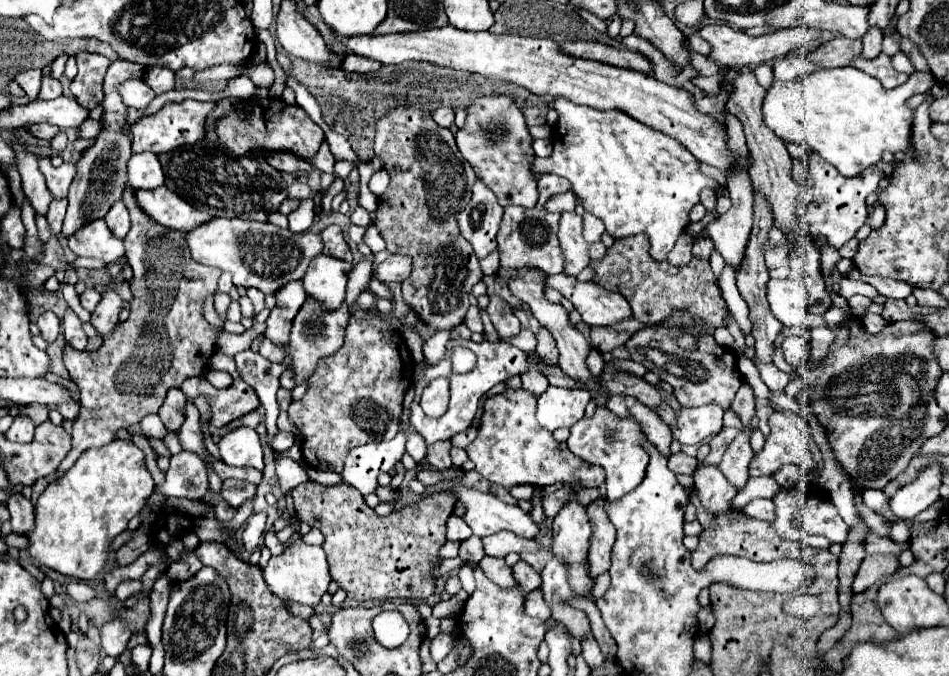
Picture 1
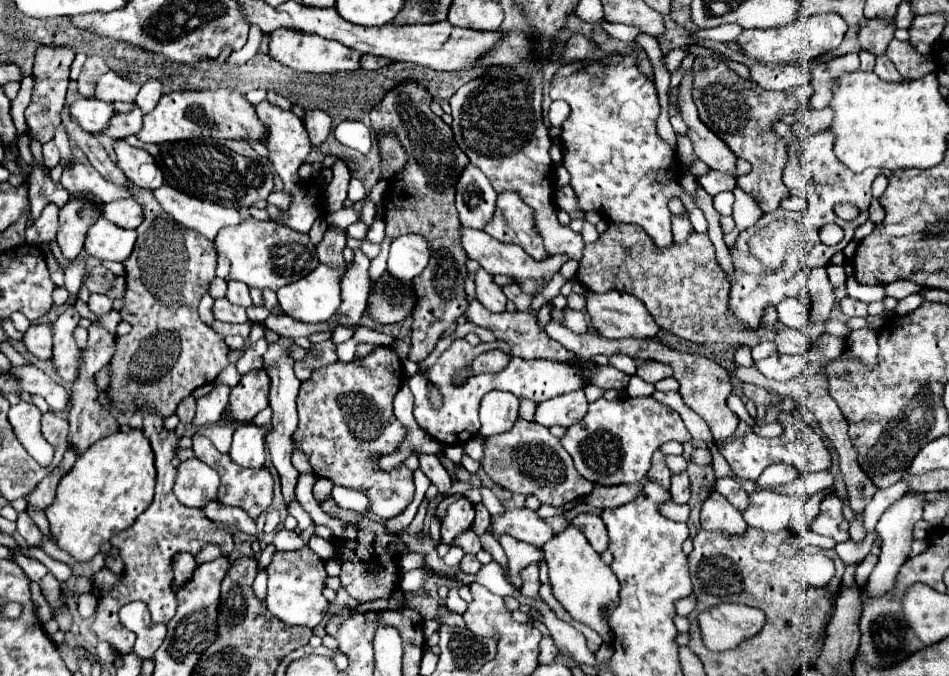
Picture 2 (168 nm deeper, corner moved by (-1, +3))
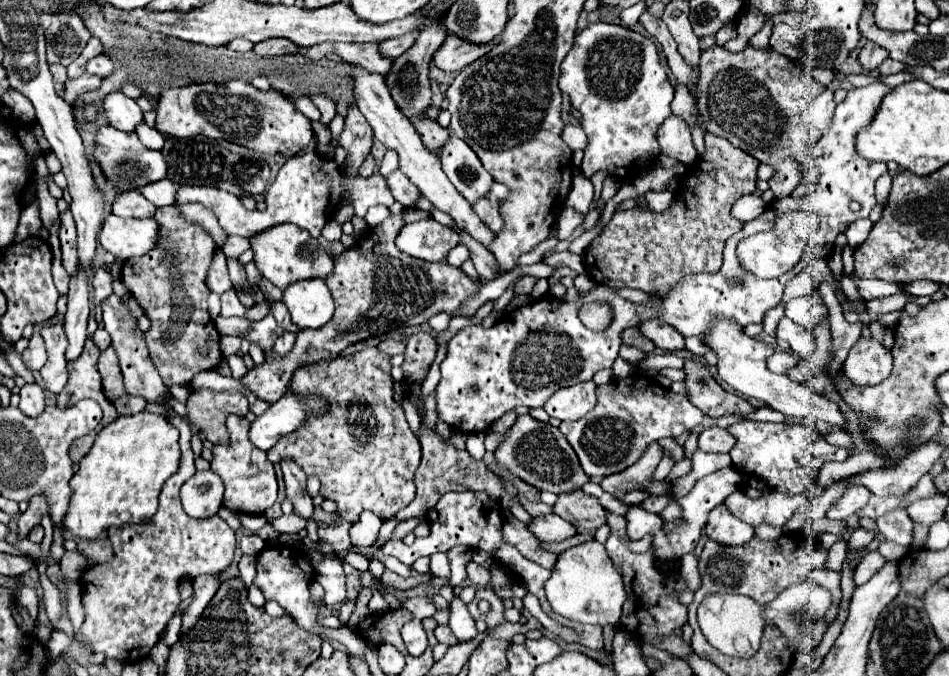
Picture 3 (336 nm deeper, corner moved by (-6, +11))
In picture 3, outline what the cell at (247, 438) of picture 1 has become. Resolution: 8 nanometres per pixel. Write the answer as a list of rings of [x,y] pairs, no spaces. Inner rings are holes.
[[[284,394],[268,408],[268,412],[256,416],[256,420],[250,424],[248,438],[256,448],[268,452],[280,436],[300,428],[308,412],[324,412],[324,406],[326,400],[320,396],[300,398],[296,394]]]

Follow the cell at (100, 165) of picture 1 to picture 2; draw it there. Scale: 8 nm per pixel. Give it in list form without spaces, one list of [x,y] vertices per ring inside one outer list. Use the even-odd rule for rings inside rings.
[[[71,198],[67,206],[61,208],[57,244],[65,260],[77,258],[77,254],[83,250],[85,234],[91,228],[91,224],[95,224],[99,214],[101,214],[99,206],[77,198]]]

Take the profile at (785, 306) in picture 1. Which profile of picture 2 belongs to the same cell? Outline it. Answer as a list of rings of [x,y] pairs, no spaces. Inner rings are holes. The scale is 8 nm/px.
[[[787,298],[783,302],[777,304],[777,312],[779,312],[779,322],[785,324],[787,328],[795,328],[795,330],[807,330],[809,326],[809,300],[805,298],[805,302],[801,298]]]

